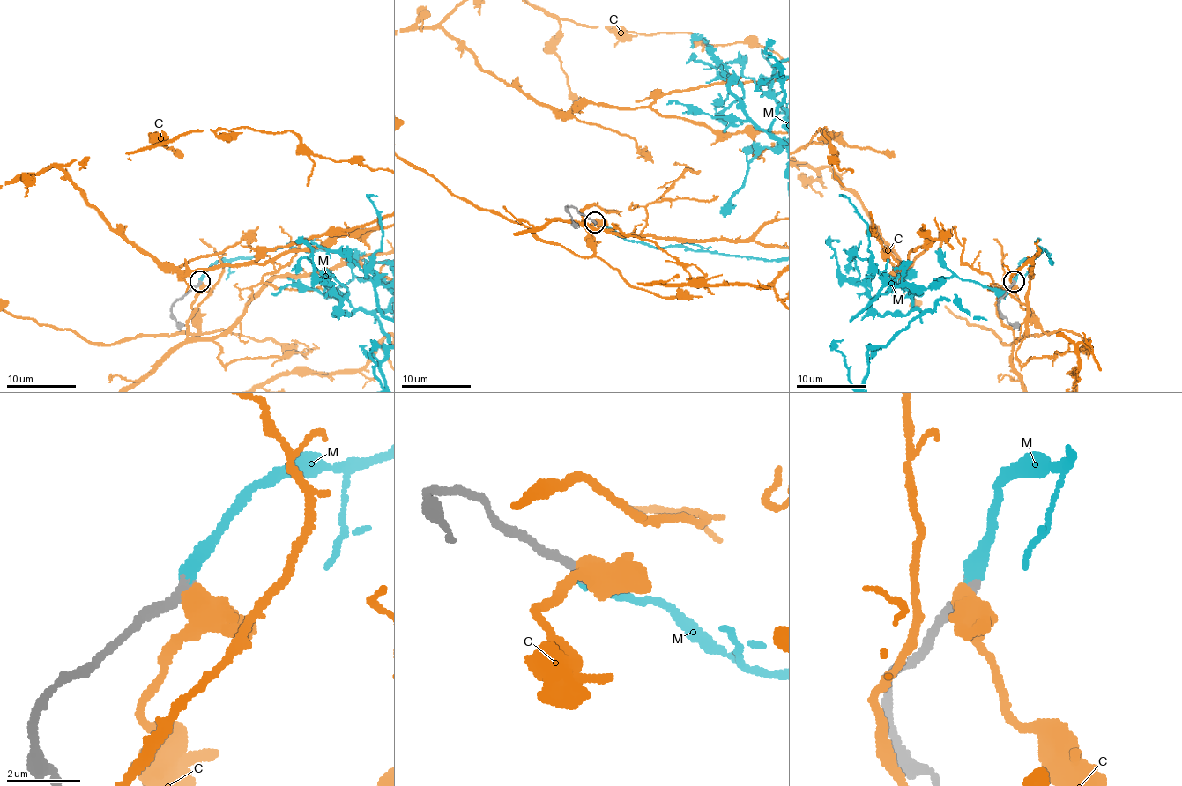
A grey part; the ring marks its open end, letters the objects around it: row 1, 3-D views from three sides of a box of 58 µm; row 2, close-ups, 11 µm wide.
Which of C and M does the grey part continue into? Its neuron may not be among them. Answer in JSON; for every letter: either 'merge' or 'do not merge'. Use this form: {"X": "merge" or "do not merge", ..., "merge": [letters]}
{"C": "do not merge", "M": "merge", "merge": ["M"]}

